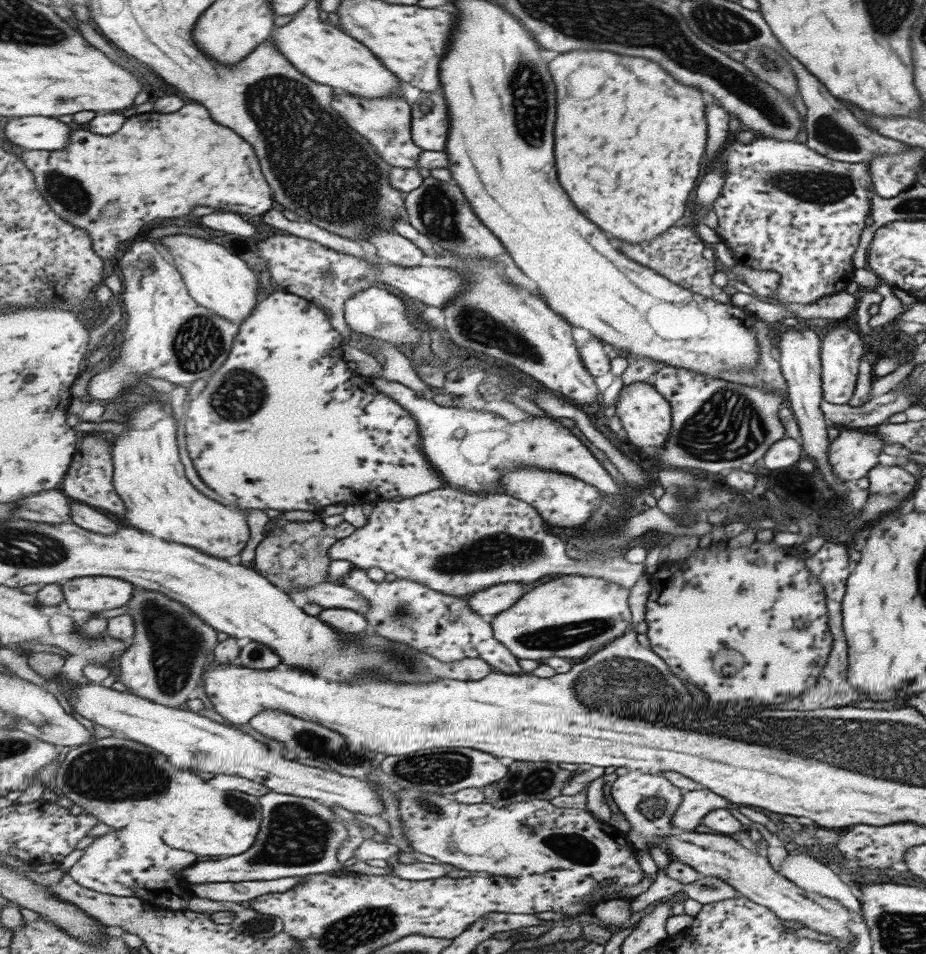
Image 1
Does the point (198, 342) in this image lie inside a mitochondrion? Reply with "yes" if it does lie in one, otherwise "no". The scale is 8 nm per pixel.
yes

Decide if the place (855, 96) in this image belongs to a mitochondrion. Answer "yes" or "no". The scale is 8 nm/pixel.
no

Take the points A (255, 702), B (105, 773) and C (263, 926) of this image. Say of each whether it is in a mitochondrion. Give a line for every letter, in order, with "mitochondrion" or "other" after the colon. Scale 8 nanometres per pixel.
A: other
B: mitochondrion
C: mitochondrion

